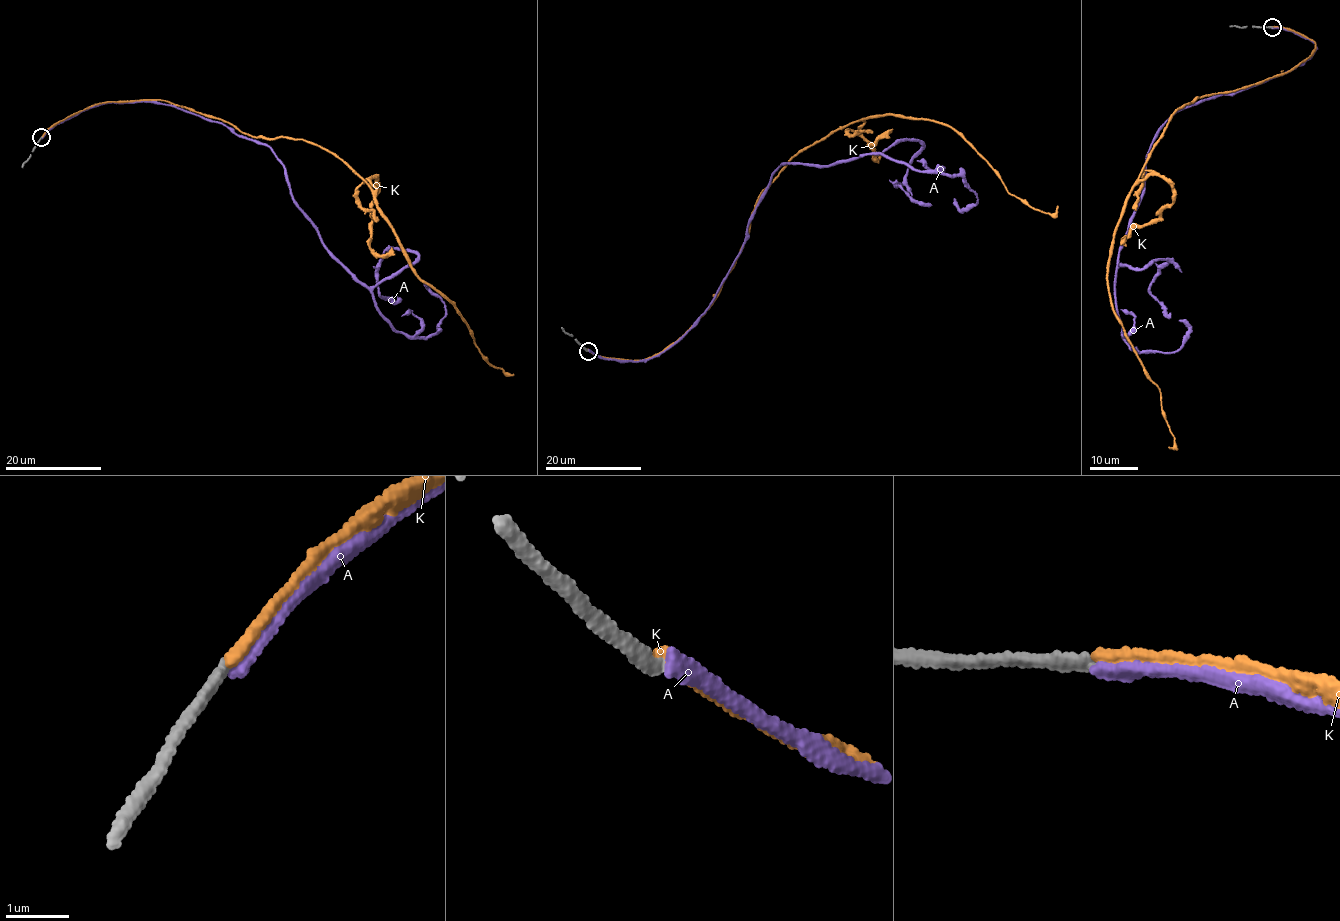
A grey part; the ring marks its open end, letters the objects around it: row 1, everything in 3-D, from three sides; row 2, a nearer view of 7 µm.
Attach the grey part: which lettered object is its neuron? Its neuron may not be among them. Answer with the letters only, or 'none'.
none

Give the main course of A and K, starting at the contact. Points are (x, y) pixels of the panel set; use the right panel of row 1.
A: (1272, 27), (1317, 49), (1293, 69), (1176, 110), (1148, 155), (1118, 262), (1170, 261), (1150, 293), (1171, 317)
K: (1272, 27), (1312, 40), (1312, 56), (1173, 113), (1116, 228), (1112, 310), (1159, 389), (1168, 447)

